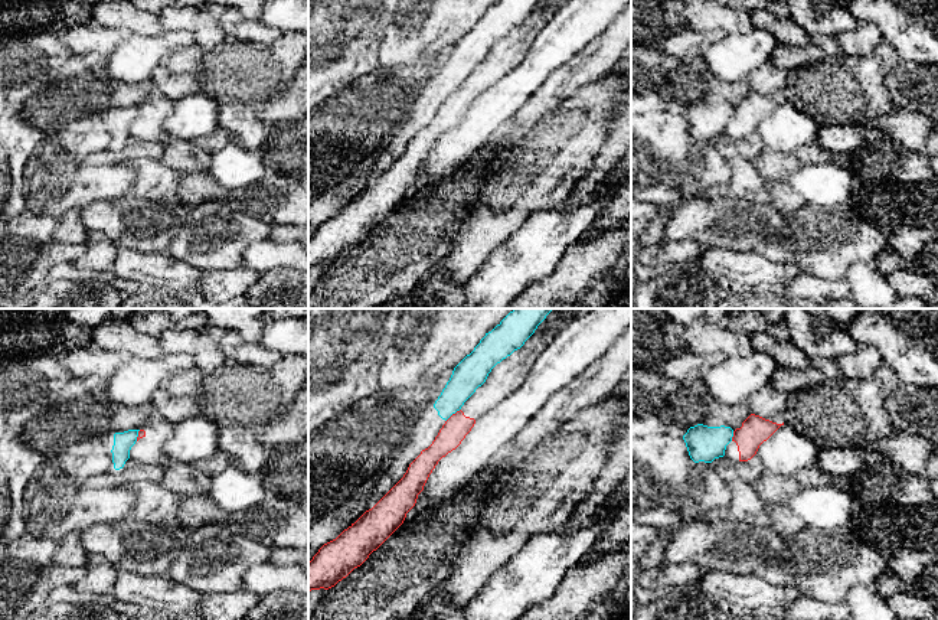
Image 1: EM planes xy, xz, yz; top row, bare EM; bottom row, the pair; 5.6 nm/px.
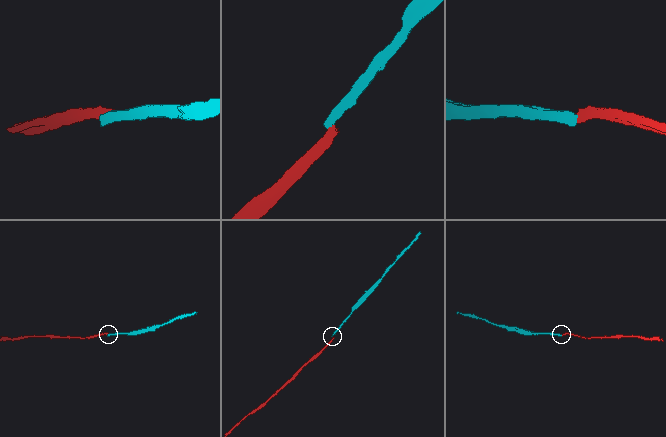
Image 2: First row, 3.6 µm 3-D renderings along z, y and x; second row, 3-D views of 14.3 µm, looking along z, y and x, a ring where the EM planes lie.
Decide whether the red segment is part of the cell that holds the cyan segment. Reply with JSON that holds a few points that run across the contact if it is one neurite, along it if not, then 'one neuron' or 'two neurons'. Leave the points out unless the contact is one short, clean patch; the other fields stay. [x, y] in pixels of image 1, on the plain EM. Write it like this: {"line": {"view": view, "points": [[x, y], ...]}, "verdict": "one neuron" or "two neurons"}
{"line": {"view": "xz", "points": [[460, 85], [445, 98]]}, "verdict": "two neurons"}

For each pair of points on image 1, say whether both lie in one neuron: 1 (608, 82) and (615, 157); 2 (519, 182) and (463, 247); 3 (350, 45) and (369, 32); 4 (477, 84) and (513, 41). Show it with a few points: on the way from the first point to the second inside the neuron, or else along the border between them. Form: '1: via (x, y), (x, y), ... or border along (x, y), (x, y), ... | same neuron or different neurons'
1: border along (605, 140), (588, 157), (585, 167) | different neurons
2: via (509, 198), (479, 231) | same neuron
3: via (355, 45), (365, 36) | same neuron
4: via (486, 74), (509, 51) | same neuron

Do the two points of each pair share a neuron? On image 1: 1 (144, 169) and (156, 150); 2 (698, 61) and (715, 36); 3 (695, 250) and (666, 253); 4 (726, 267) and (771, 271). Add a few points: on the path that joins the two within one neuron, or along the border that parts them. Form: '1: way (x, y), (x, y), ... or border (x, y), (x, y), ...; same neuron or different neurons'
1: border (140, 156), (157, 159); different neurons
2: way (698, 54), (698, 49), (708, 39); same neuron
3: way (688, 250), (673, 253); same neuron
4: way (738, 267), (760, 270); same neuron

